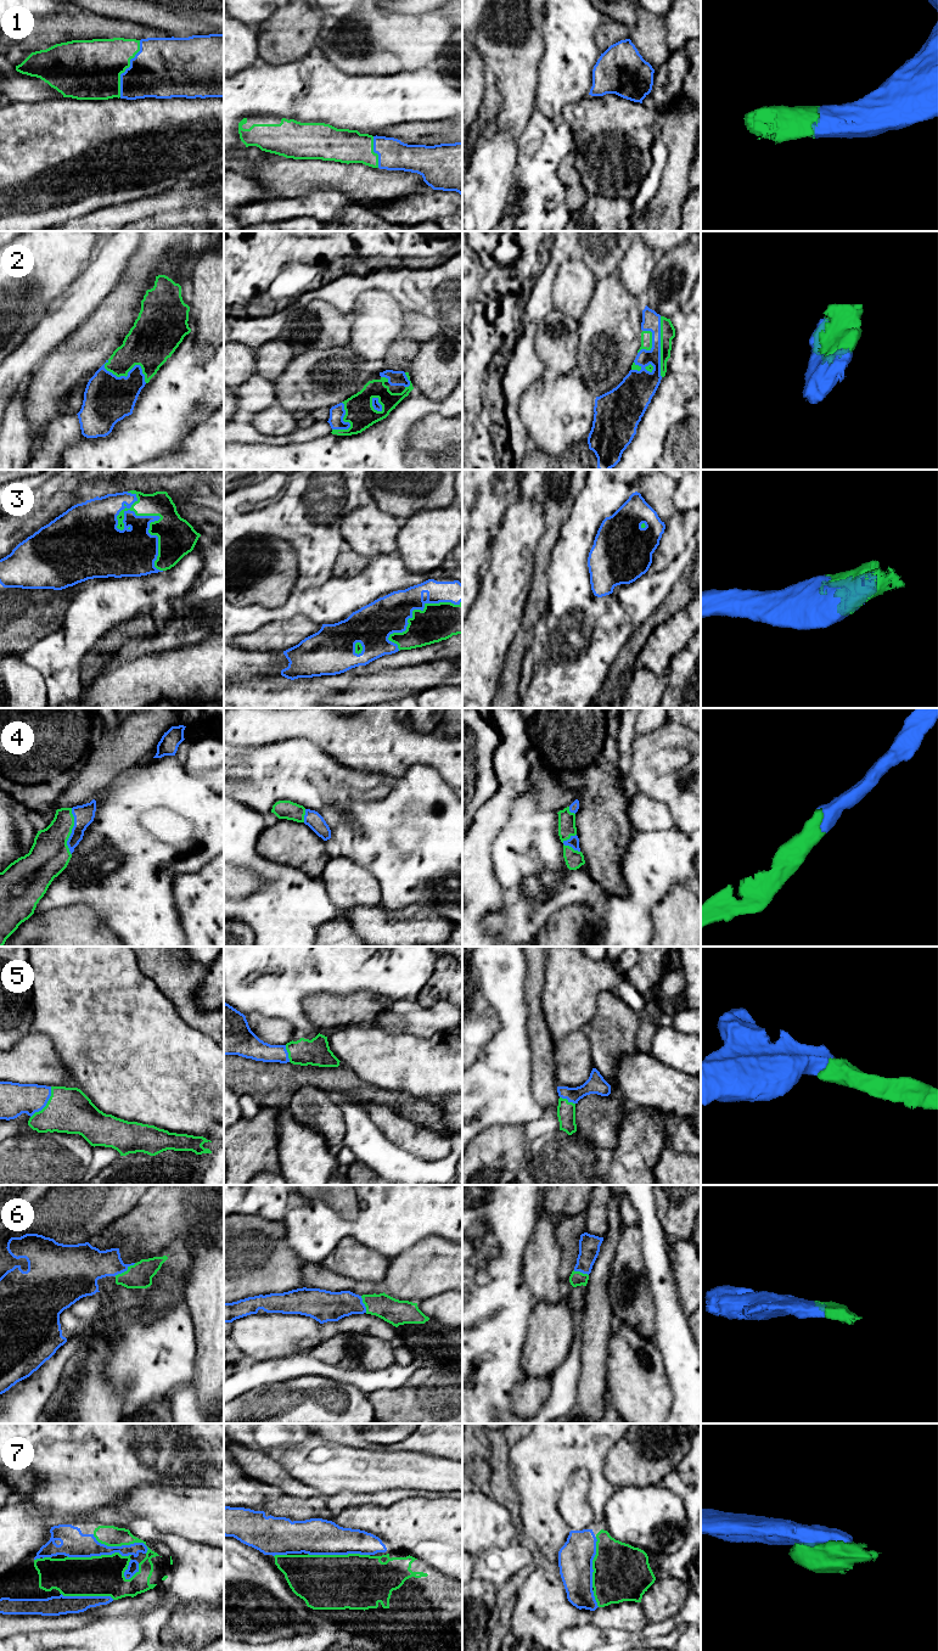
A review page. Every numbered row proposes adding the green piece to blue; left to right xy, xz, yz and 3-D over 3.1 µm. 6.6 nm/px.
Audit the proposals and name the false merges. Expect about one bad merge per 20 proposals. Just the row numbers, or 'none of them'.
none of them

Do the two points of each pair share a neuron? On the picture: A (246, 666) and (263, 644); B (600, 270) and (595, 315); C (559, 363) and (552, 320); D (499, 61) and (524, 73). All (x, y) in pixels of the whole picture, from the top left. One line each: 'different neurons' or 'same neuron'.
A: different neurons
B: different neurons
C: same neuron
D: same neuron

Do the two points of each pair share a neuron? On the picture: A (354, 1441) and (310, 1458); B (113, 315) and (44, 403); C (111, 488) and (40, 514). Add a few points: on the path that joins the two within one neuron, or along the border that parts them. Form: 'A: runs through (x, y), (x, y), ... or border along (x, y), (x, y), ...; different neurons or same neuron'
A: border along (340, 1442), (352, 1447), (370, 1449); different neurons
B: runs through (97, 337), (54, 381); same neuron
C: border along (110, 482), (105, 482), (96, 495); different neurons

